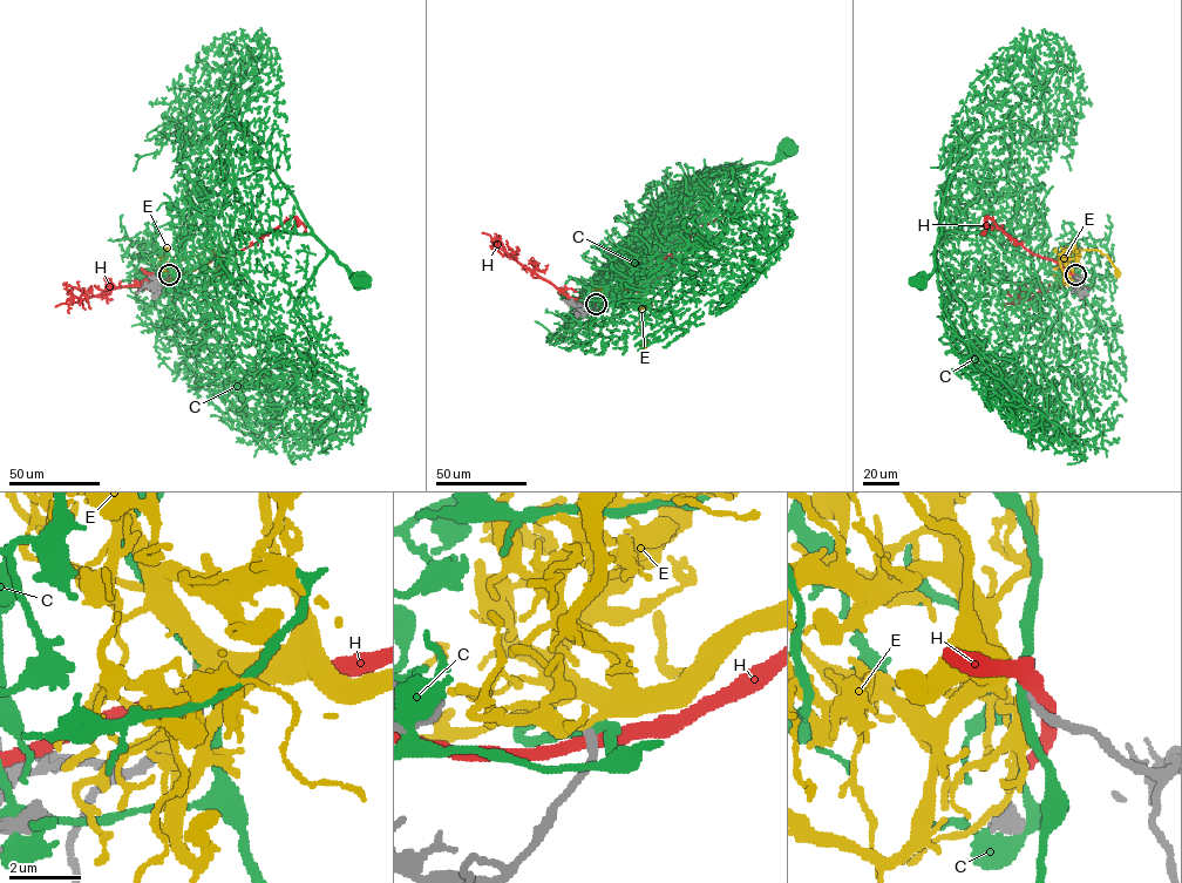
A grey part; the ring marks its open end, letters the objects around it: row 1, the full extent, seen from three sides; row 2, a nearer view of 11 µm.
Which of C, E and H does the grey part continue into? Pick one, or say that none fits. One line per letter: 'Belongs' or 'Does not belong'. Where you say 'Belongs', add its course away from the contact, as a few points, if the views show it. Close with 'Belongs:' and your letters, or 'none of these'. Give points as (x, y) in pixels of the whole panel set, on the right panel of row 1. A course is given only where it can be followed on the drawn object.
C: Does not belong
E: Does not belong
H: Does not belong
Belongs: none of these

